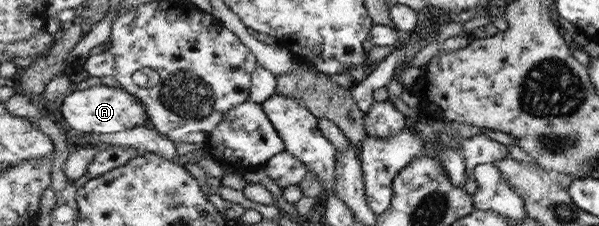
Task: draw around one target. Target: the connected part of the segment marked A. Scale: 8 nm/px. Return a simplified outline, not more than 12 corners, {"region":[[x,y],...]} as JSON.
{"region":[[105,85],[71,93],[72,131],[115,134],[149,123],[136,96]]}

